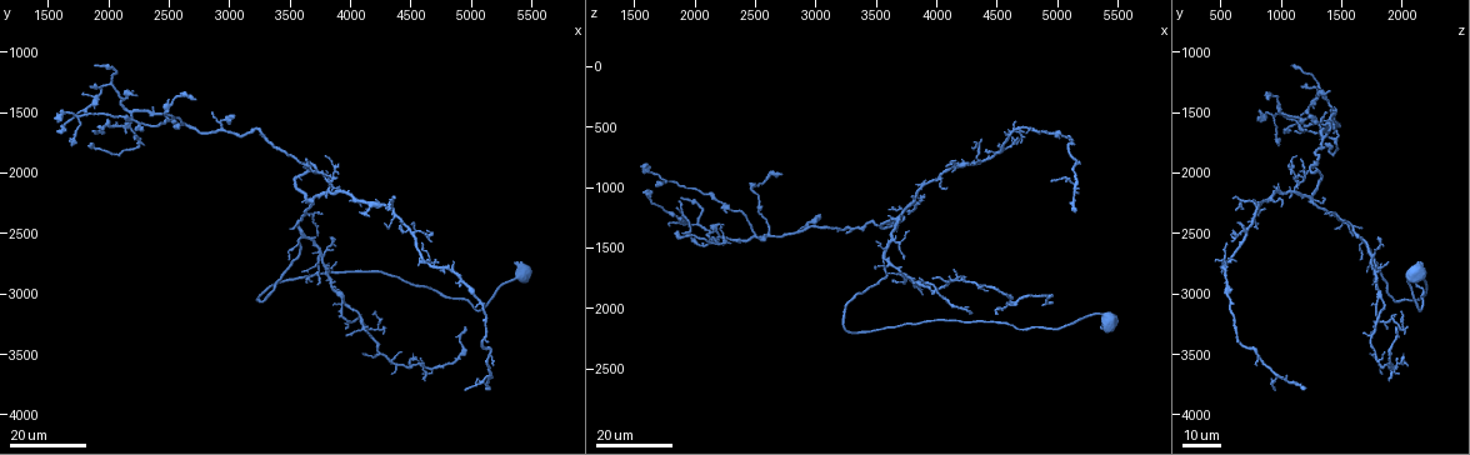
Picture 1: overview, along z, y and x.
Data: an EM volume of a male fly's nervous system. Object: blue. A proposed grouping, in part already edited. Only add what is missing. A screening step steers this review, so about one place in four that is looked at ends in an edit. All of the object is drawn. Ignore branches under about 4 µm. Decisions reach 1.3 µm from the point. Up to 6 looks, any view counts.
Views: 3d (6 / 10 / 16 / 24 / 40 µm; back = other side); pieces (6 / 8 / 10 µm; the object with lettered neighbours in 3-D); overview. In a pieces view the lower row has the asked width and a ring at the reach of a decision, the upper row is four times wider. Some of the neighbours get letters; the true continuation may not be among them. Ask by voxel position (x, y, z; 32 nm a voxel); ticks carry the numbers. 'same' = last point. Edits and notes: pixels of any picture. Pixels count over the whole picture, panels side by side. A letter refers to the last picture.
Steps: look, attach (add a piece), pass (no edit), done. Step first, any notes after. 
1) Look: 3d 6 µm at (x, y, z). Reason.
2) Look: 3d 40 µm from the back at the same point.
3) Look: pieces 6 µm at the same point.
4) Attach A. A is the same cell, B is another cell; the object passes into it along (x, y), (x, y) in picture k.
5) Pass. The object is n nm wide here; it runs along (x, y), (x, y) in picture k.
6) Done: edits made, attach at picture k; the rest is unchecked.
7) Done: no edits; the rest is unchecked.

Look: 3d 16 µm at (1580, 1660, 1040). Long arm stops here.

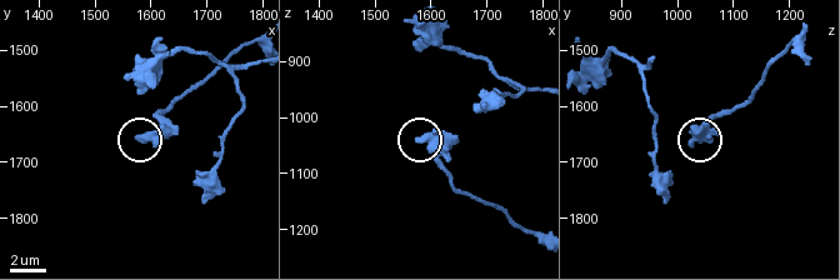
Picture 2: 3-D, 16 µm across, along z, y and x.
Look: pieces 8 µm at (1575, 1655, 1035).

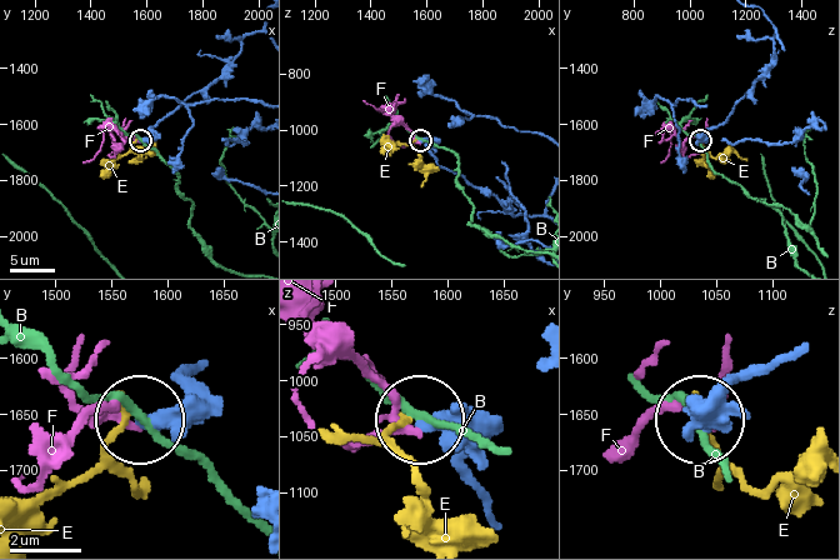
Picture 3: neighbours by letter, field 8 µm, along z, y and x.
Pass. B, E and F are other cells; it runs along (194, 365), (185, 398), (146, 416) in picture 3; no lettered piece goes on from it.

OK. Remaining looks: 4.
Look: 3d 16 µm at (1860, 1660, 1120). End of a long branch.

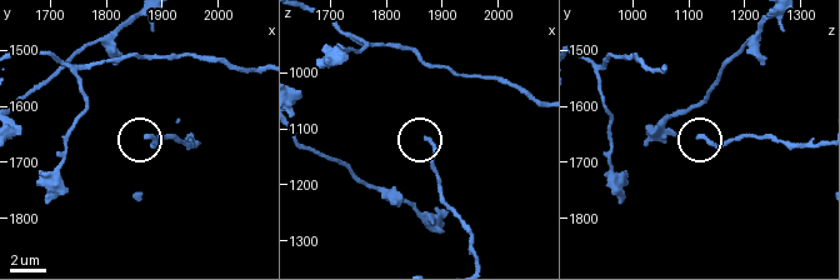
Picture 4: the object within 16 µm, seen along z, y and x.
Look: pieces 6 µm at (1870, 1655, 1115). See the neighbours.

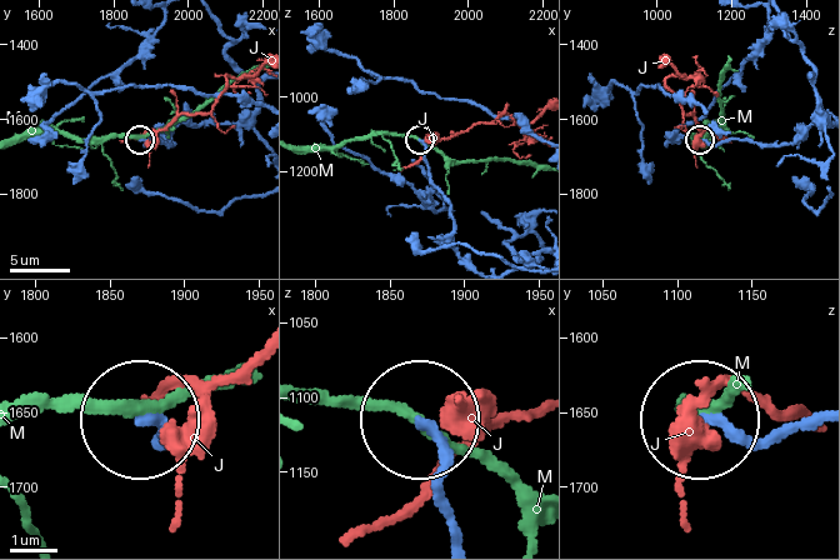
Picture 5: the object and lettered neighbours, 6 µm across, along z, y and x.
Pass. J and M are other cells; it runs along (461, 538), (418, 421) in picture 5; none of them fits.

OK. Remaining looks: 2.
Look: 3d 16 µm at (1900, 1120, 1080). Free end.

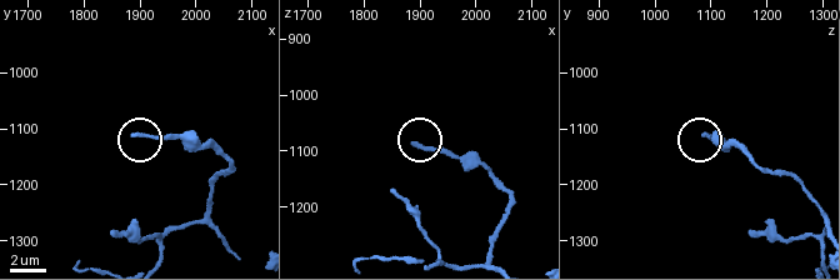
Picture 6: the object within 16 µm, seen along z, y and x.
Look: pieces 8 µm at (1890, 1115, 1085).

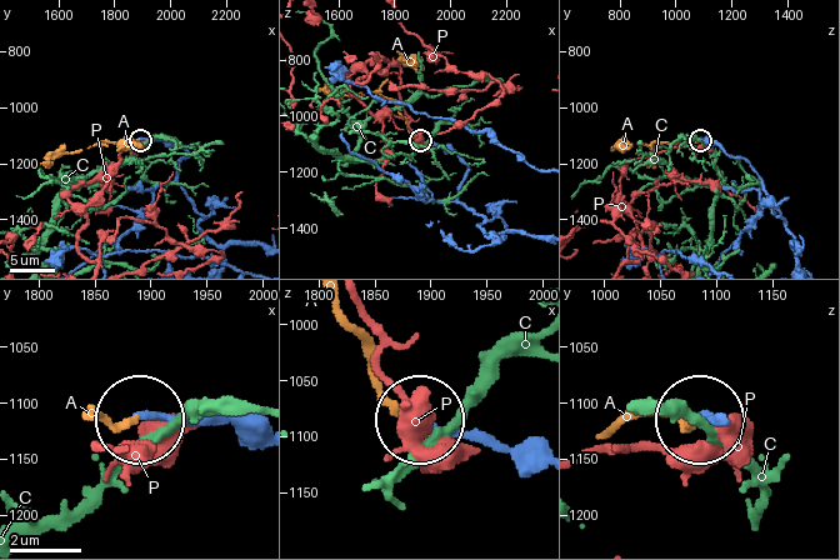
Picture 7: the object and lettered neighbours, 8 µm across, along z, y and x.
Attach A. A is the same cell, C and P are other cells; the object passes into it along (235, 426), (95, 411) in picture 7; the neuron continues.

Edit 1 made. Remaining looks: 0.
Done: edits made, attach at picture 7; the rest is unchecked.

